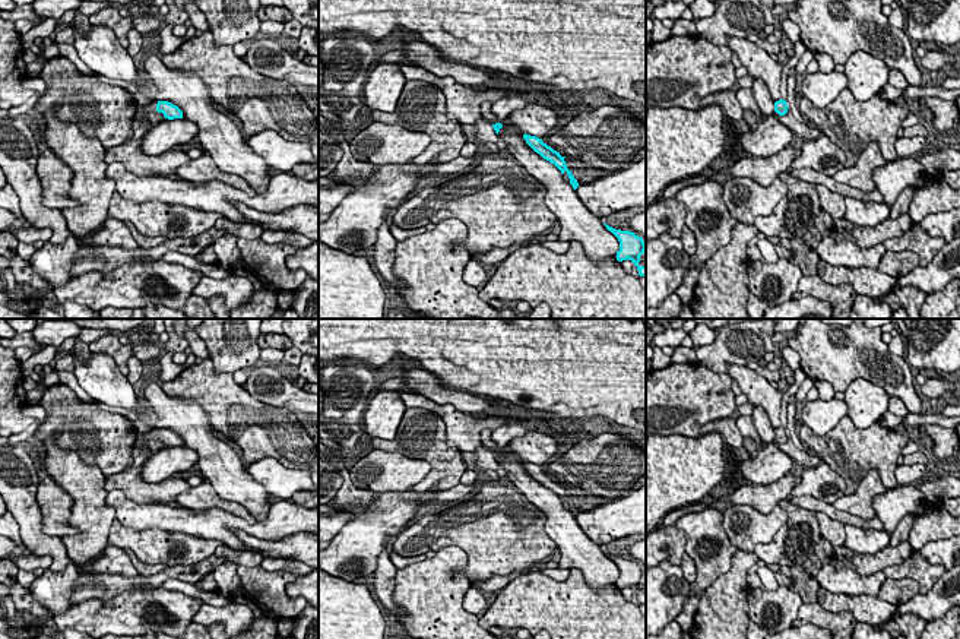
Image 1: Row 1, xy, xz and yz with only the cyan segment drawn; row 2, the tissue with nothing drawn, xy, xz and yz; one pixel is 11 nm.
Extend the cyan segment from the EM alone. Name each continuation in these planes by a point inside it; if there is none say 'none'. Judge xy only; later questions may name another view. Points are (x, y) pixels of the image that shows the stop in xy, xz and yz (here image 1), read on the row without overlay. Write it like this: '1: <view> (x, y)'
1: xy (141, 437)

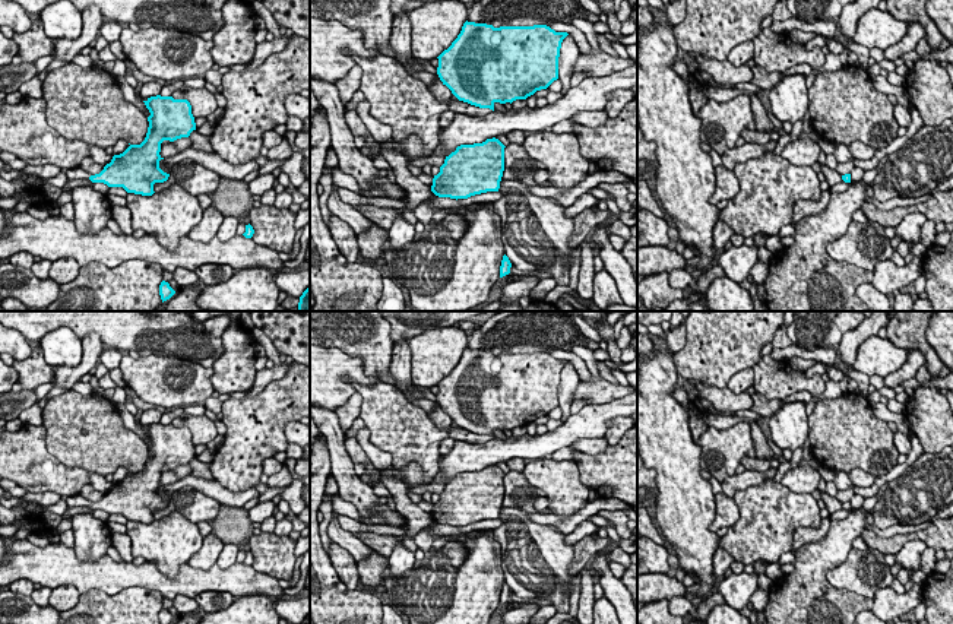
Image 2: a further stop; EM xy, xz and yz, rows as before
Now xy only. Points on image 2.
1: xy (78, 500)

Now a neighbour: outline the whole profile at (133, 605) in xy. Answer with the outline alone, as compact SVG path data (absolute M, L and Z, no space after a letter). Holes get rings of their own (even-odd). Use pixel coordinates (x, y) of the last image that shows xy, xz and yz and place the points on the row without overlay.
M127 587L117 595L91 590L82 593L72 609L60 612L58 624L161 624L162 601L161 592L140 587Z

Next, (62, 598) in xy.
M58 586L51 590L50 605L58 612L72 609L79 601L79 590L75 586Z

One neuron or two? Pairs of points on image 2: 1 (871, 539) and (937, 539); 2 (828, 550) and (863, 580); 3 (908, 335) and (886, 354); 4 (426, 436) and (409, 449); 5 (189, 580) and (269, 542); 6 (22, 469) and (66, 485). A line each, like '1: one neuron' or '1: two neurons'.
1: one neuron
2: two neurons
3: two neurons
4: one neuron
5: two neurons
6: one neuron

